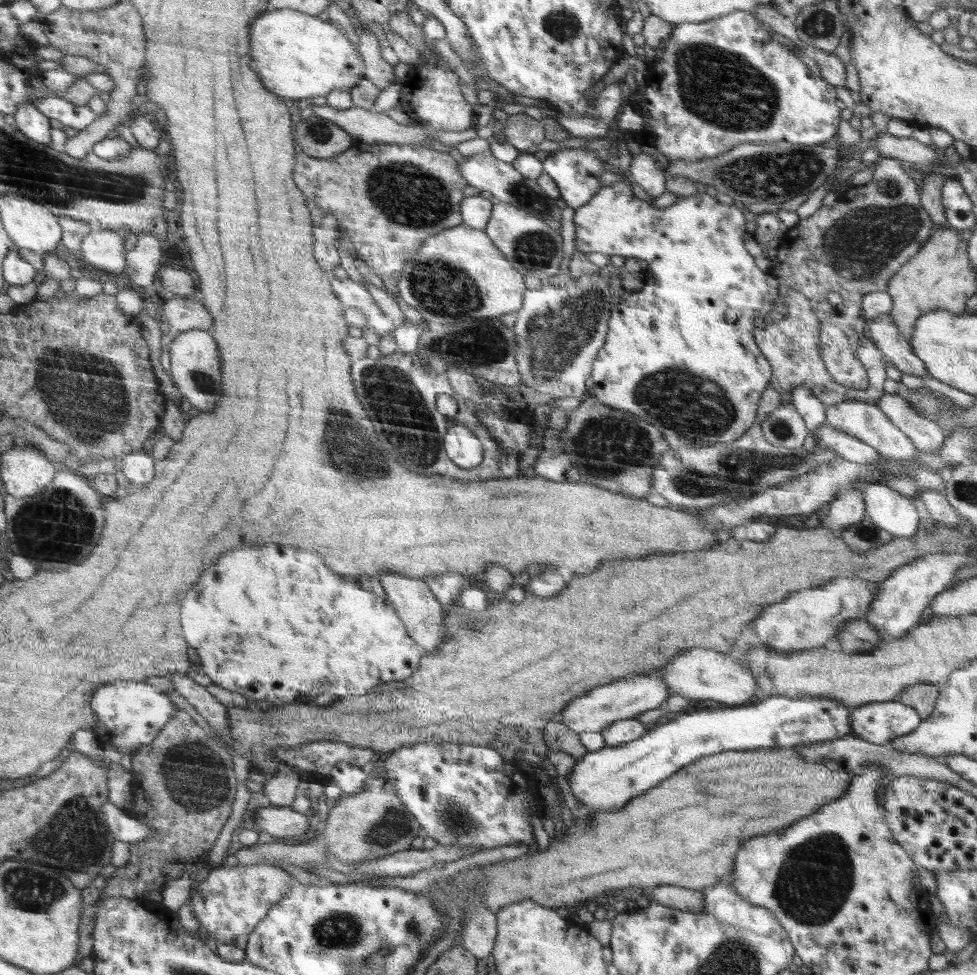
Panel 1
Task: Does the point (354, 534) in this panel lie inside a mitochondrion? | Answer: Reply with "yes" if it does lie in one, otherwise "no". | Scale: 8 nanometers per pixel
no

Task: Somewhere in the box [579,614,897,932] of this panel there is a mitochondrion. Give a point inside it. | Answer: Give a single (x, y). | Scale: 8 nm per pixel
(816, 880)

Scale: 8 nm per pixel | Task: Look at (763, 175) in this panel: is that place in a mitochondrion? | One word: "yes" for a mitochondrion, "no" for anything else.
yes

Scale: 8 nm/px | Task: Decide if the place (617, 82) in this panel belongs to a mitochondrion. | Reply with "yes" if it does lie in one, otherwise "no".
no

